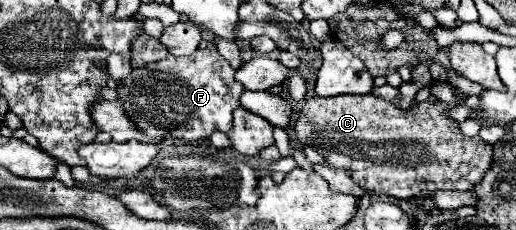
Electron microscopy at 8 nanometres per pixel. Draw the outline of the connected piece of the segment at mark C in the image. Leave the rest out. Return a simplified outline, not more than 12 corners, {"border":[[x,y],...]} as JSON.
{"border":[[306,99],[300,147],[394,199],[470,191],[492,145],[446,103]]}

